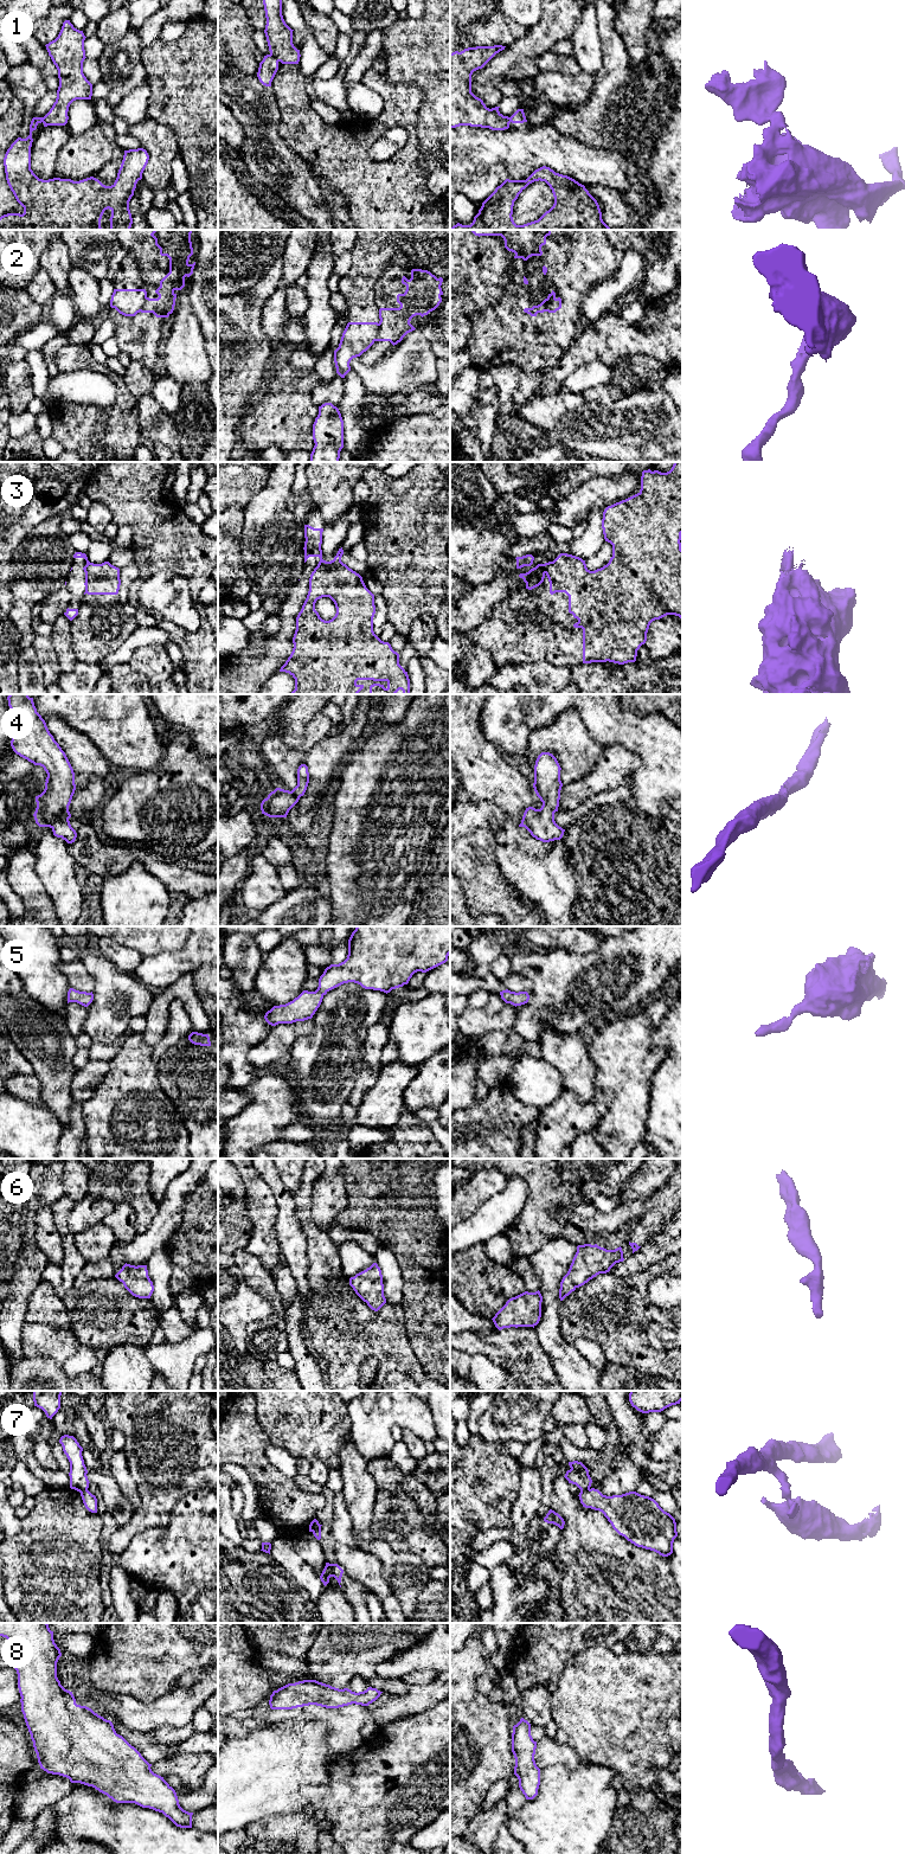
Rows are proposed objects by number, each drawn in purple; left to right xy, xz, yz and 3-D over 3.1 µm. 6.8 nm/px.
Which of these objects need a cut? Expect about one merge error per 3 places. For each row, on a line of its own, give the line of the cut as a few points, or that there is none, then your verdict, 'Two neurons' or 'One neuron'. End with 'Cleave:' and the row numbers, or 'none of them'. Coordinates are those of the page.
1: Split along xz (270, 53), (280, 61). Two neurons
2: Split along xz (379, 324), (374, 340). Two neurons
3: Split along yz (551, 562), (545, 572). Two neurons
4: No split. One neuron
5: No split. One neuron
6: No split. One neuron
7: Split along yz (589, 1488), (581, 1492). Two neurons
8: No split. One neuron
Cleave: 1, 2, 3, 7

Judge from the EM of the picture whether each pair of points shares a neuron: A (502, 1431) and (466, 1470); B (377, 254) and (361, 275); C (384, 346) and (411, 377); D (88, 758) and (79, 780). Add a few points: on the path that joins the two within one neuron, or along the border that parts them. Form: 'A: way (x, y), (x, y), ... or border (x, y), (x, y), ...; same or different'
A: border (479, 1435), (487, 1441), (502, 1442); different
B: way (372, 258), (364, 270); same
C: border (382, 359), (372, 365); different
D: way (85, 763), (82, 775); same

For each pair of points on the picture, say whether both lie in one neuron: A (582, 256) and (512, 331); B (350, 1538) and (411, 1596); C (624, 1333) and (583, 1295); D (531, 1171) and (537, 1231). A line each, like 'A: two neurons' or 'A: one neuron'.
A: one neuron
B: one neuron
C: one neuron
D: one neuron

